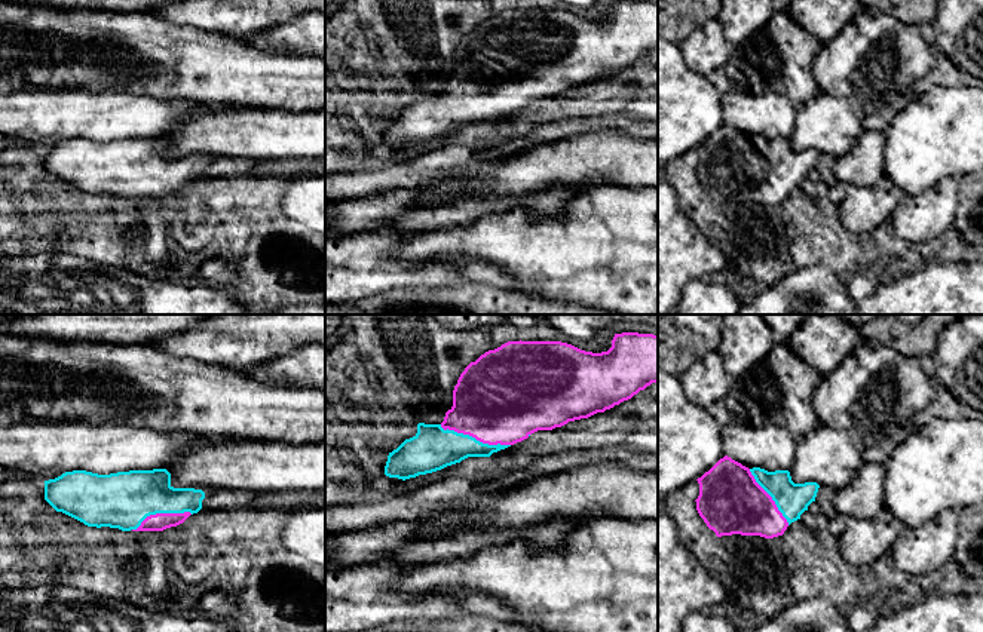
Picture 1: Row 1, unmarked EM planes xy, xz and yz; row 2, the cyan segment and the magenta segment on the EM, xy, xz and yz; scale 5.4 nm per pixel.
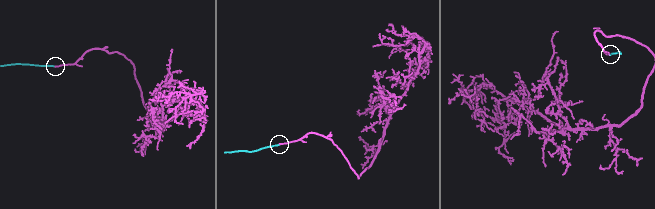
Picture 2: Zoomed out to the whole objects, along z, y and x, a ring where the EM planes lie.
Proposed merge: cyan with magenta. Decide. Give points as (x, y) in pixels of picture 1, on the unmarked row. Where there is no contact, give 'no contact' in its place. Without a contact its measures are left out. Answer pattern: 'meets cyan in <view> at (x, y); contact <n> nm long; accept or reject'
meets cyan in xz at (474, 106); contact 400 nm long; accept

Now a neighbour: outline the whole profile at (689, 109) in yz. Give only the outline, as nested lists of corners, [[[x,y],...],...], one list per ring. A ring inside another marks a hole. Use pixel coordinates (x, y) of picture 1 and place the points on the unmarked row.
[[[658,34],[658,174],[670,162],[701,145],[723,125],[722,95],[708,77],[686,65],[677,45]]]

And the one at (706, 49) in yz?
[[[717,18],[690,33],[679,47],[686,65],[704,77],[723,68],[737,56],[737,50],[728,43]]]

